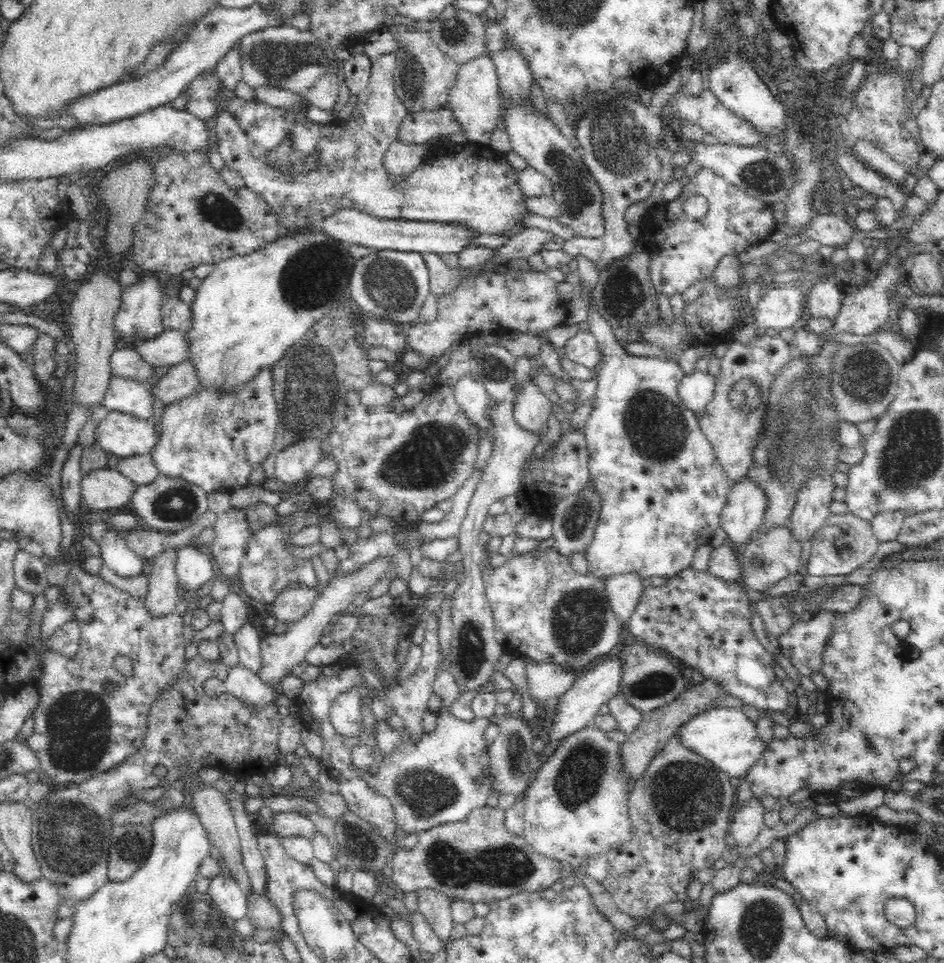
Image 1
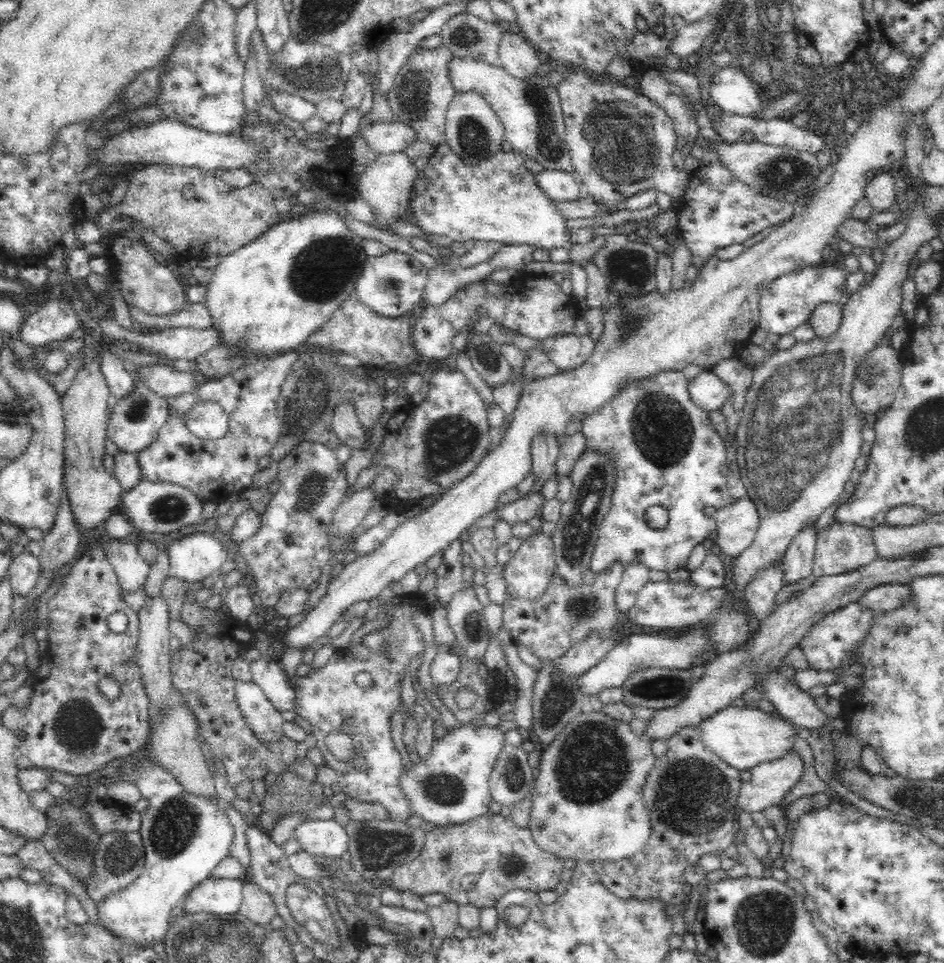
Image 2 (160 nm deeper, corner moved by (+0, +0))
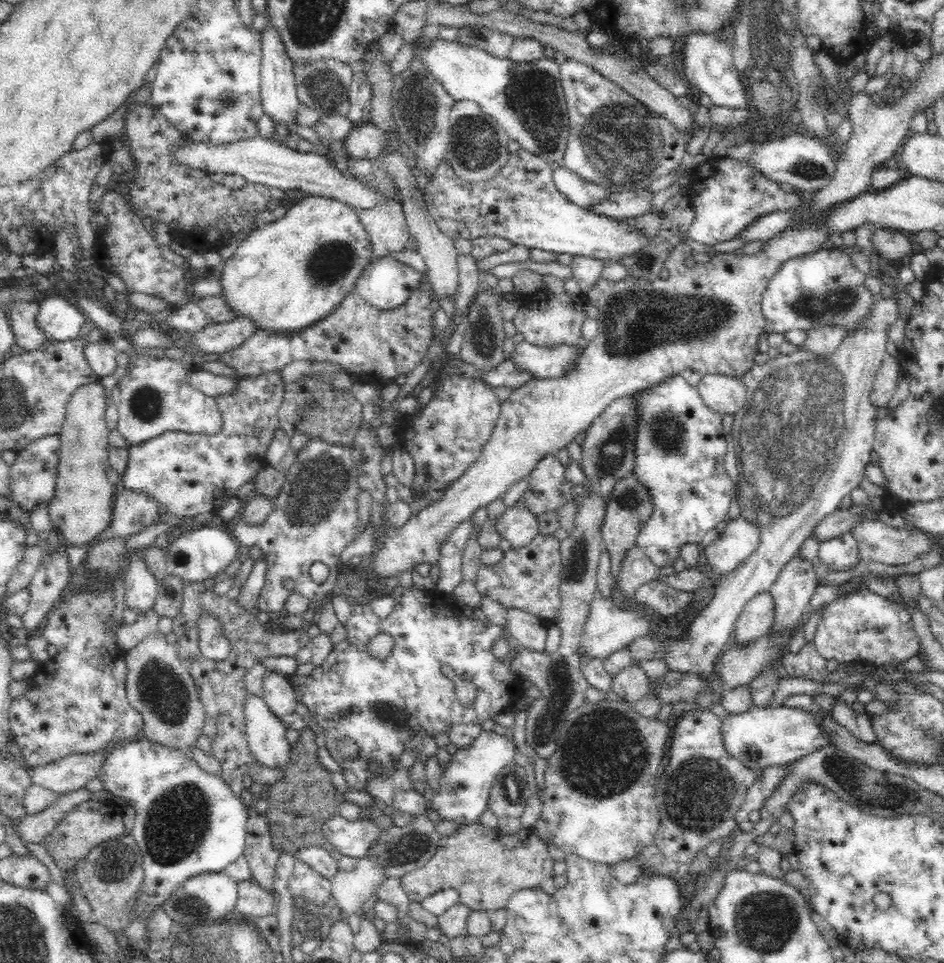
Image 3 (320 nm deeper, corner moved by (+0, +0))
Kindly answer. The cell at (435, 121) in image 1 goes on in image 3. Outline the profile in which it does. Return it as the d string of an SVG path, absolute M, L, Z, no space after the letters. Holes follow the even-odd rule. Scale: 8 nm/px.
M370 122L354 124L343 139L342 150L350 159L376 159L385 152L387 136Z

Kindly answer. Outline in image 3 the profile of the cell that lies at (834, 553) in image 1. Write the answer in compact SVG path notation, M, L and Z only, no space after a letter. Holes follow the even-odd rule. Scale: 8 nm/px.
M850 532L819 544L819 561L831 570L848 570L858 564L859 546Z

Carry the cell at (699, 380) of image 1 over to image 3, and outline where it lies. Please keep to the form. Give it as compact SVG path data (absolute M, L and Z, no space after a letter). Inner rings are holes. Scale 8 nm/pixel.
M722 374L703 376L696 388L708 408L722 416L736 415L748 400L746 386L738 377Z

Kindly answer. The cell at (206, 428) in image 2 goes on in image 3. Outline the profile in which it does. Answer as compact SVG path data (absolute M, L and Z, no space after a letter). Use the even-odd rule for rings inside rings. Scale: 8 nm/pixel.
M132 352L126 367L126 374L112 390L114 408L118 409L118 432L129 442L130 445L140 444L146 440L160 436L163 432L201 432L202 434L216 434L223 424L223 417L218 411L214 397L204 395L188 383L188 378L193 370L187 369L183 360L174 360L163 355L157 358L154 355L140 355Z

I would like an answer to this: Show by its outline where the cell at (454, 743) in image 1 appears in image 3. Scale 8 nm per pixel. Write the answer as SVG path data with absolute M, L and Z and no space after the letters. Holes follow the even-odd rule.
M483 729L474 739L470 748L458 749L446 770L441 771L439 789L431 798L431 806L436 814L444 817L446 821L453 820L460 826L476 824L479 817L486 810L490 790L498 773L513 761L517 748L512 741L504 735L498 735L492 729Z

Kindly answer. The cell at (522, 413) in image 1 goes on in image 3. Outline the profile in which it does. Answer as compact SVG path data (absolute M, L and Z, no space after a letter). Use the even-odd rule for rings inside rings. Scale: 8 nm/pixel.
M556 455L542 457L529 477L530 485L523 500L532 514L538 516L544 512L558 512L568 503L571 496L561 492L561 485L566 481L566 468Z

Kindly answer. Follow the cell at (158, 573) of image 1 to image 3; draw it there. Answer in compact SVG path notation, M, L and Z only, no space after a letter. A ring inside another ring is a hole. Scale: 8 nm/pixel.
M156 630L124 653L126 696L134 710L142 715L144 736L188 754L190 746L202 734L207 715L195 680L179 660L177 645L169 645L164 635Z

